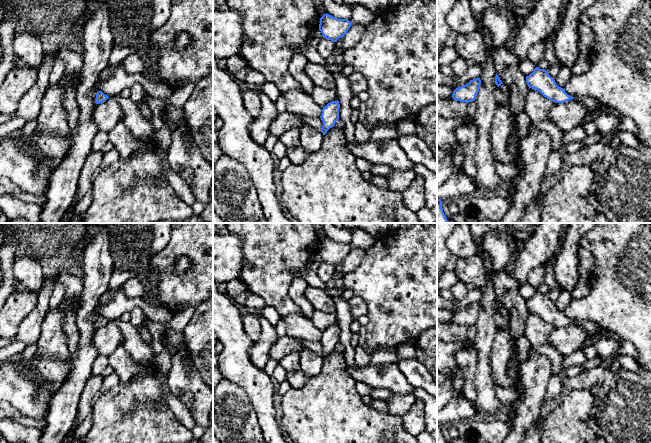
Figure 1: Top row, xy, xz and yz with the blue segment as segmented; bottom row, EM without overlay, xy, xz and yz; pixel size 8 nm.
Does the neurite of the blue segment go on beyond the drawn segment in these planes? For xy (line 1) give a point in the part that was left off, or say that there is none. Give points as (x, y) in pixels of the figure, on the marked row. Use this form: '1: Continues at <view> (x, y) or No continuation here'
1: No continuation here

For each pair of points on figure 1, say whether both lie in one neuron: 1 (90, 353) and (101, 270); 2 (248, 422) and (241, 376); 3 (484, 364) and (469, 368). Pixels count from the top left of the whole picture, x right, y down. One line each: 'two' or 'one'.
1: one
2: two
3: two

